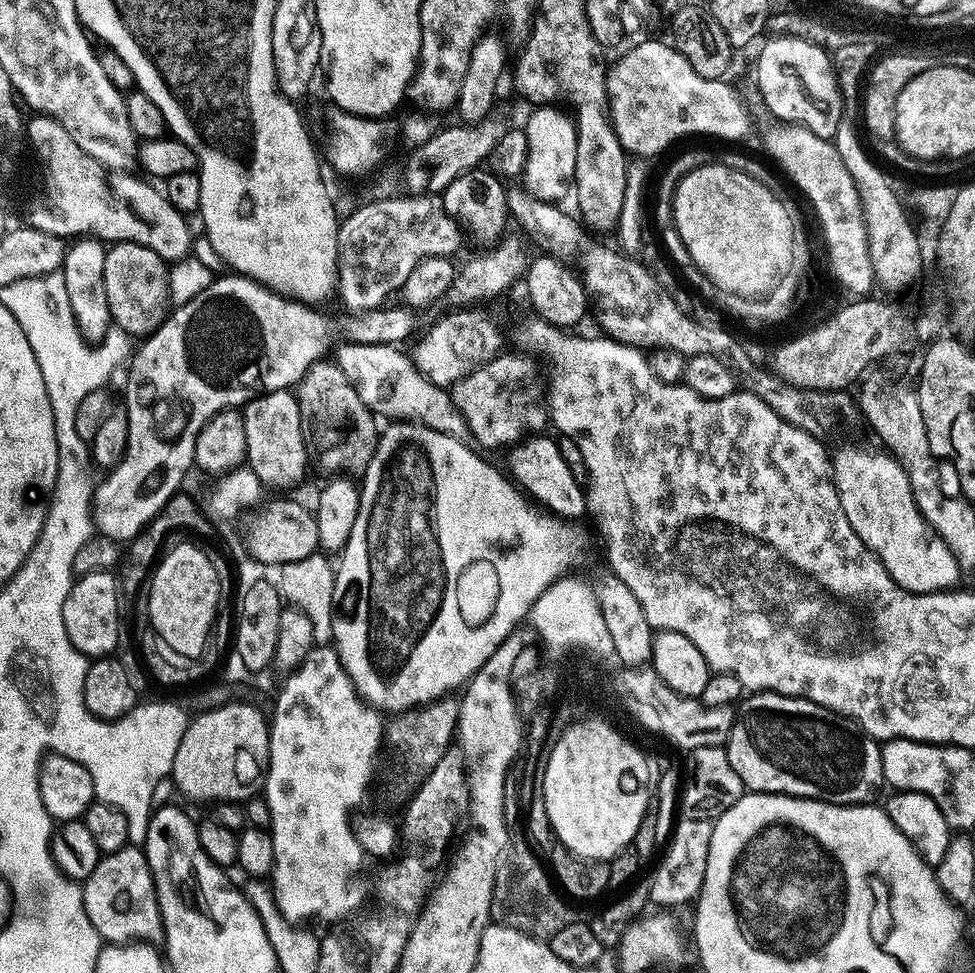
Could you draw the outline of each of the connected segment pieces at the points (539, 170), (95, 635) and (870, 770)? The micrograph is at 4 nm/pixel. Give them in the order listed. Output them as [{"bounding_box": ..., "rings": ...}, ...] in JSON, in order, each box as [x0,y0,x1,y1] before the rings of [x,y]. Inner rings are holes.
[{"bounding_box":[522,106,576,202],"rings":[[[536,106],[528,116],[528,124],[523,125],[528,143],[528,161],[524,167],[522,184],[538,199],[551,202],[560,202],[564,195],[569,195],[570,185],[575,174],[575,146],[576,146],[576,121],[571,115],[559,112],[556,106]]]},{"bounding_box":[62,572,121,658],"rings":[[[95,572],[79,577],[66,594],[62,606],[62,622],[66,622],[68,640],[89,658],[108,658],[120,644],[121,590],[112,572]]]},{"bounding_box":[726,692,884,804],"rings":[[[752,692],[739,701],[726,745],[730,766],[734,766],[734,774],[742,778],[748,792],[799,796],[805,800],[825,800],[827,804],[875,801],[876,791],[884,784],[880,750],[881,745],[867,736],[856,721],[805,700],[803,696],[783,696],[777,692]]]}]

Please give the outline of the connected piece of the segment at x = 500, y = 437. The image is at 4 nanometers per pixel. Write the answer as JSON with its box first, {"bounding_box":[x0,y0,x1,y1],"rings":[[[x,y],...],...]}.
{"bounding_box":[450,352,550,447],"rings":[[[507,352],[493,357],[450,388],[453,404],[466,420],[479,447],[516,446],[529,436],[543,433],[547,429],[544,427],[550,424],[546,380],[540,377],[535,358]]]}

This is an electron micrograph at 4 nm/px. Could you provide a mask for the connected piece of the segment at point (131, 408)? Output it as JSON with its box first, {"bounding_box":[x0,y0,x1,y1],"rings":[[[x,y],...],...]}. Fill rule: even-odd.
{"bounding_box":[92,274,328,542],"rings":[[[227,274],[221,278],[213,279],[206,290],[202,290],[190,302],[173,307],[170,315],[163,321],[160,327],[147,337],[140,349],[138,347],[131,353],[130,363],[127,365],[128,381],[124,384],[124,404],[122,410],[128,415],[128,441],[124,457],[119,464],[107,473],[108,476],[103,481],[97,483],[96,490],[92,498],[92,517],[94,528],[99,535],[109,536],[117,542],[130,542],[141,530],[143,530],[154,517],[166,506],[166,502],[177,492],[181,491],[184,475],[194,468],[194,446],[202,426],[207,420],[220,412],[223,408],[239,409],[241,406],[253,400],[256,395],[266,392],[283,392],[291,389],[300,383],[301,378],[308,373],[308,368],[325,355],[328,348],[328,328],[322,317],[312,309],[307,303],[296,298],[289,298],[280,295],[279,292],[262,284],[257,284],[255,280],[250,280],[246,276],[239,274]]]}

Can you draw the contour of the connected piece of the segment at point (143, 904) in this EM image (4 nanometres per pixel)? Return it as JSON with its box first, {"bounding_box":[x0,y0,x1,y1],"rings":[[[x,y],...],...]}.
{"bounding_box":[82,847,164,946],"rings":[[[132,847],[101,855],[98,866],[94,866],[91,874],[82,881],[84,909],[94,930],[98,930],[101,941],[156,946],[163,941],[164,923],[160,917],[154,878],[143,851]]]}

